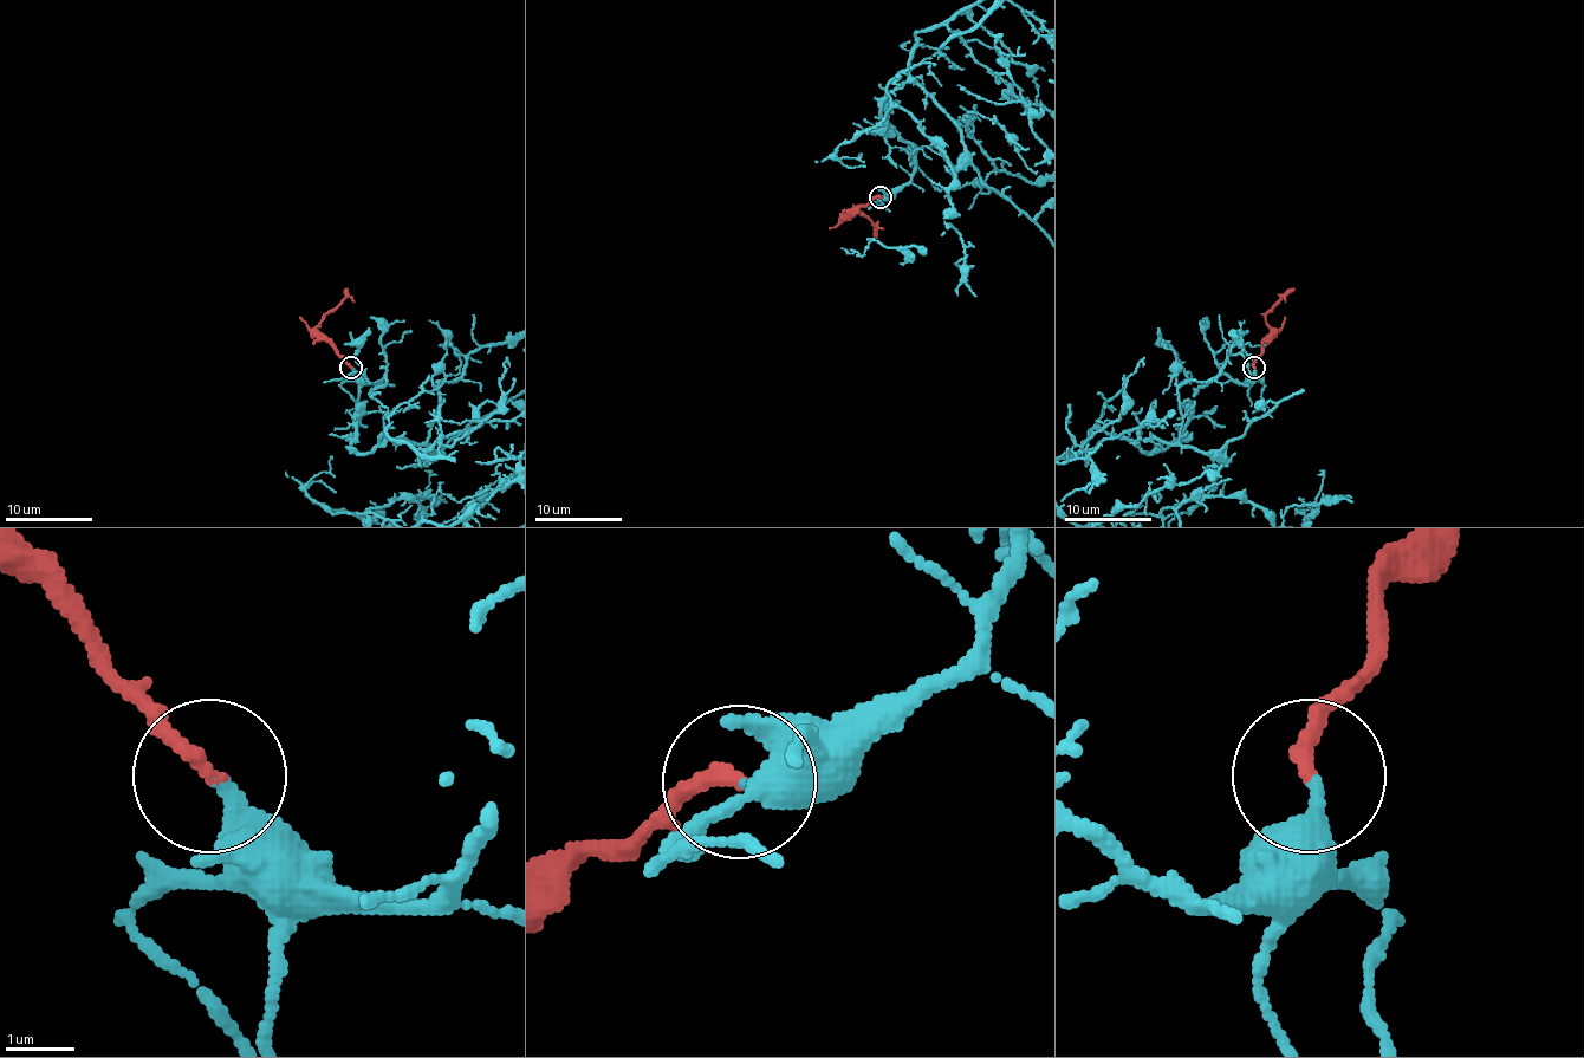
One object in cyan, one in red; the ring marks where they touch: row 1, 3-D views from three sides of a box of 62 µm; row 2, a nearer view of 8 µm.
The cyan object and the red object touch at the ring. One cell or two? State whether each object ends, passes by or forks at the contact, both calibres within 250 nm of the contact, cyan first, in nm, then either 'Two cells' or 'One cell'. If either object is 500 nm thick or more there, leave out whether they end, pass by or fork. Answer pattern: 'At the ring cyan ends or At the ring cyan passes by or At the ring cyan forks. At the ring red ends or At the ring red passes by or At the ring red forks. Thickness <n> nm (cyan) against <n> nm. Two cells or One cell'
At the ring cyan ends. At the ring red ends. Thickness 260 nm (cyan) against 240 nm. One cell

